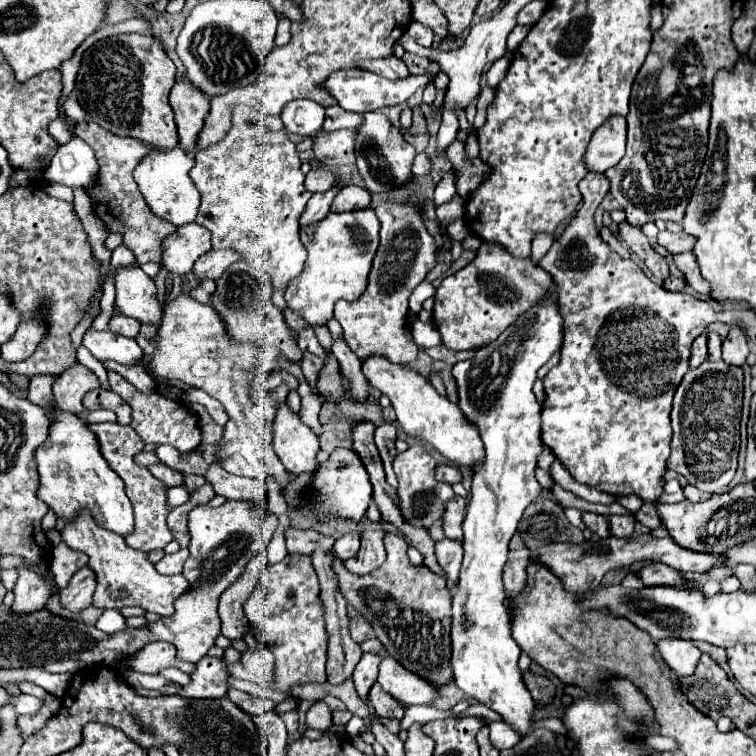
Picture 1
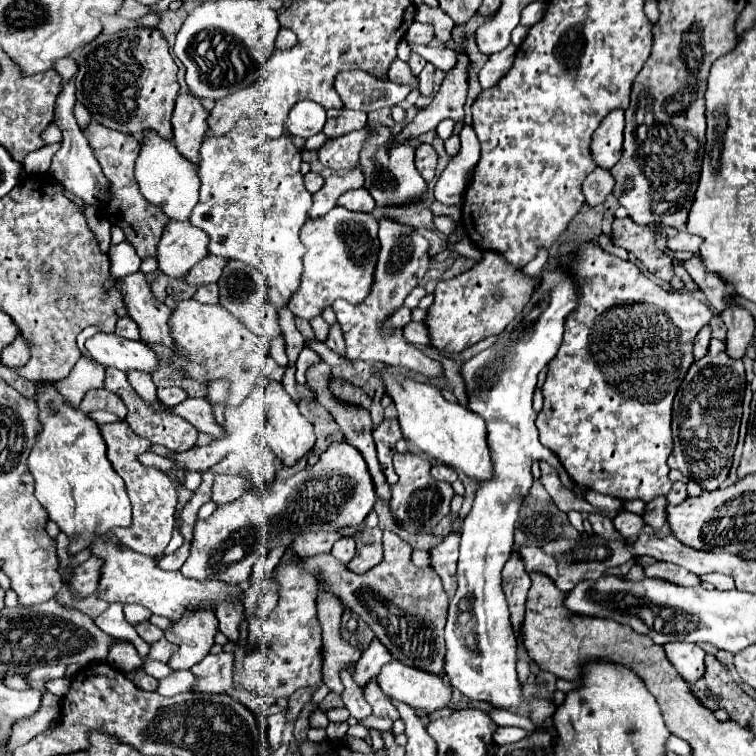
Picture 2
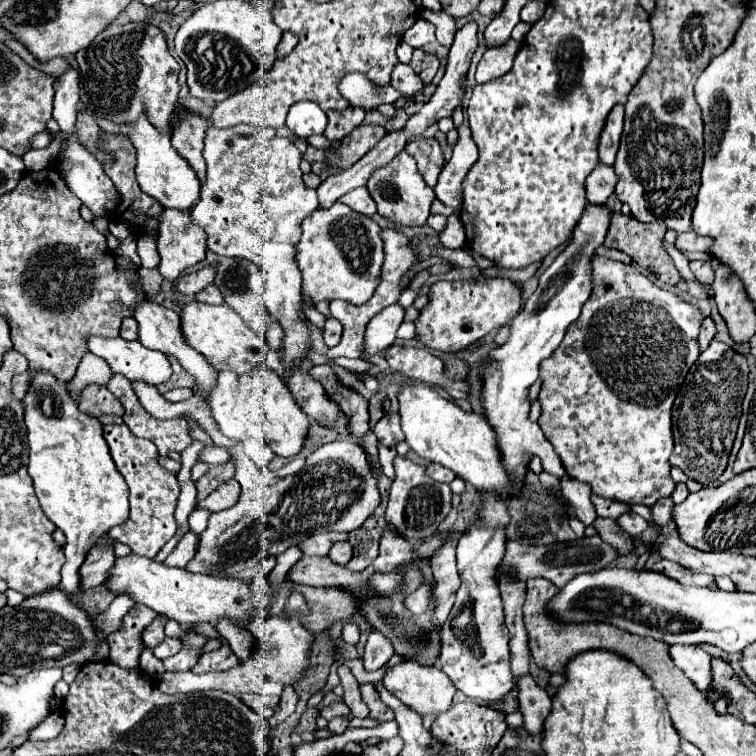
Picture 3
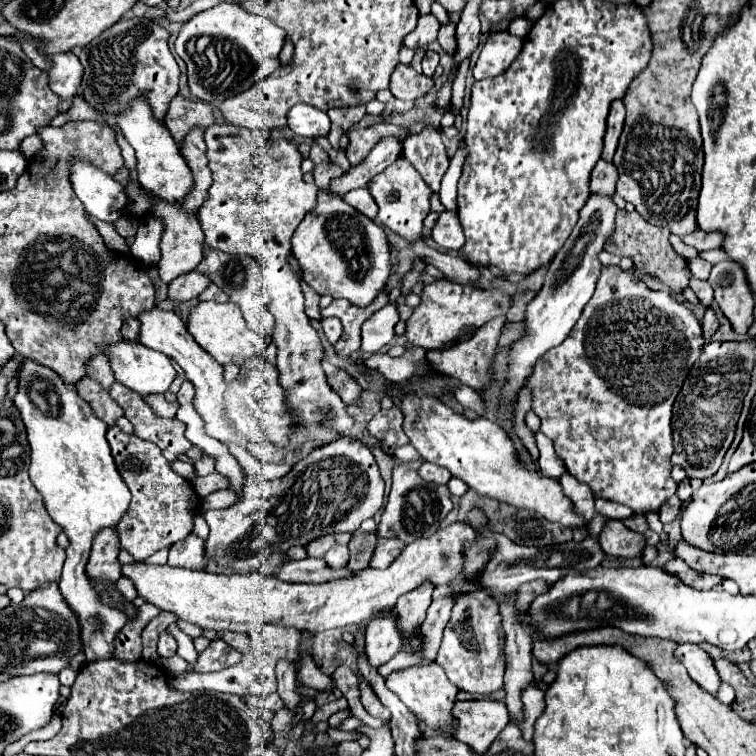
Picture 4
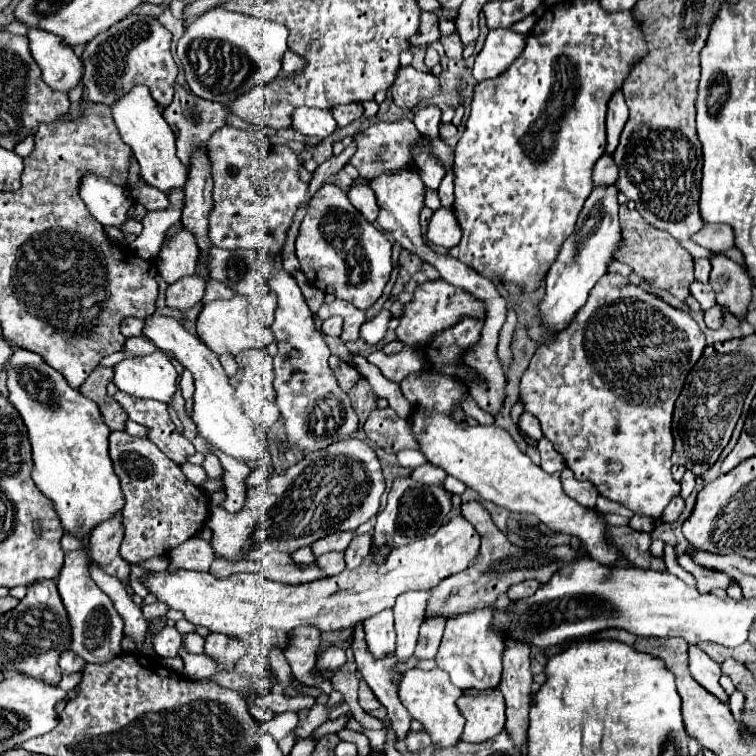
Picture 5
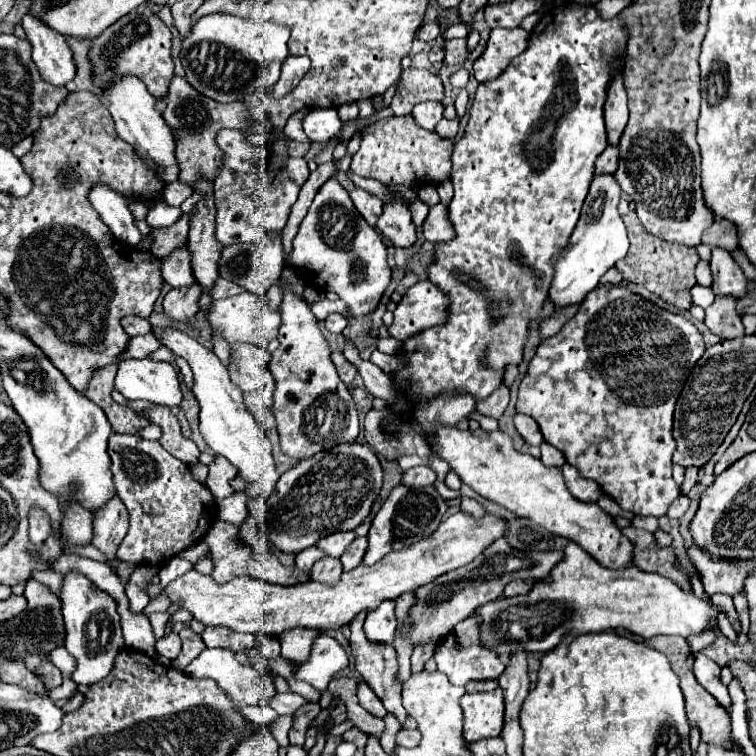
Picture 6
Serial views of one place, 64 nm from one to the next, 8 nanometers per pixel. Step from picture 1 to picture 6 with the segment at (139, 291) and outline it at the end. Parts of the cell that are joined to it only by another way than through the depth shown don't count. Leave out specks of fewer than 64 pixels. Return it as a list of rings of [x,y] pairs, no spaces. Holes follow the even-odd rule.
[[[166,328],[162,330],[160,336],[156,336],[162,346],[170,348],[174,354],[182,356],[192,372],[194,372],[194,386],[192,394],[198,400],[200,412],[198,412],[198,422],[200,422],[200,432],[206,440],[206,444],[220,456],[228,458],[232,466],[240,468],[240,478],[246,478],[250,486],[246,488],[246,494],[250,498],[266,498],[270,492],[274,492],[274,484],[278,480],[278,472],[274,468],[272,452],[270,452],[270,440],[262,432],[262,428],[256,424],[256,420],[246,412],[242,404],[242,392],[238,392],[238,386],[230,382],[228,370],[222,366],[222,362],[216,358],[212,350],[196,342],[192,336],[188,336],[182,330],[176,328]]]

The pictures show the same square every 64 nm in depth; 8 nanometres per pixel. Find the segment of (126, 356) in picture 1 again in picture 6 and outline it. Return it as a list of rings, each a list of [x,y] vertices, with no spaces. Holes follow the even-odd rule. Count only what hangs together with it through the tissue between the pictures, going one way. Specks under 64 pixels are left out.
[[[124,360],[118,364],[114,388],[128,400],[148,400],[168,408],[182,402],[178,372],[170,362]]]

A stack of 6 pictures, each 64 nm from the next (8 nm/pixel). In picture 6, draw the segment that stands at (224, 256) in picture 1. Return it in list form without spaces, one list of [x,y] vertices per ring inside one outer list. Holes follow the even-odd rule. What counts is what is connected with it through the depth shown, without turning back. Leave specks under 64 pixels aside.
[[[194,282],[192,286],[172,288],[164,296],[164,312],[174,320],[186,322],[190,316],[198,312],[200,294],[202,294],[202,286],[198,282]]]

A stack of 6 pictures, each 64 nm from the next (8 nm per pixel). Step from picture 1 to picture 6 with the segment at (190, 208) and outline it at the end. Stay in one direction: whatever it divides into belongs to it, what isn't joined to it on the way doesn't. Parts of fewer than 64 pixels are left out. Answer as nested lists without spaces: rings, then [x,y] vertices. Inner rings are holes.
[[[126,76],[120,82],[112,84],[112,88],[102,94],[102,98],[108,100],[108,110],[114,118],[118,136],[136,150],[136,154],[144,160],[148,170],[154,172],[162,184],[176,182],[180,168],[178,168],[178,162],[174,156],[174,148],[176,148],[174,134],[172,134],[170,126],[164,122],[162,114],[154,108],[156,98],[146,90],[146,84],[142,80],[138,80],[136,76]]]

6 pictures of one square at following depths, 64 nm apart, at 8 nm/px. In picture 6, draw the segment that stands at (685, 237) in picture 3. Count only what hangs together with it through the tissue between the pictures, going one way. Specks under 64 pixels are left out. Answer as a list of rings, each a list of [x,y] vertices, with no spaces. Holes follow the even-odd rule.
[[[714,220],[714,224],[706,228],[706,232],[702,234],[702,244],[712,248],[722,248],[728,252],[736,248],[736,242],[738,242],[736,228],[728,220]]]

